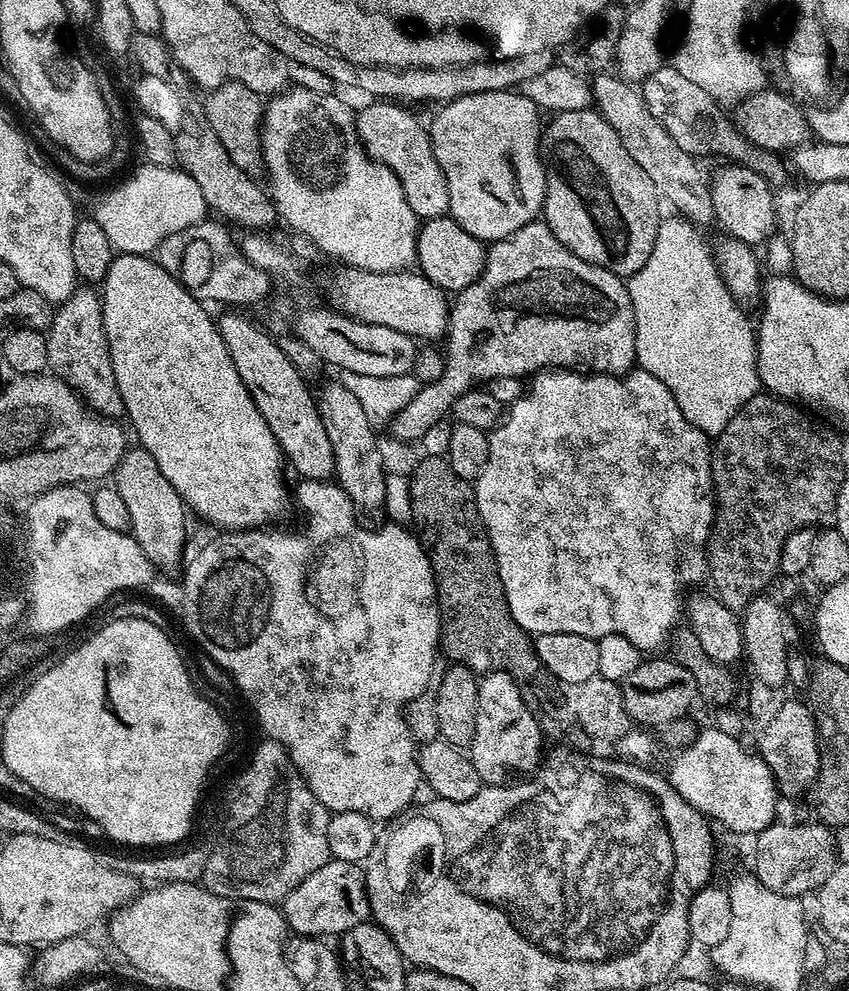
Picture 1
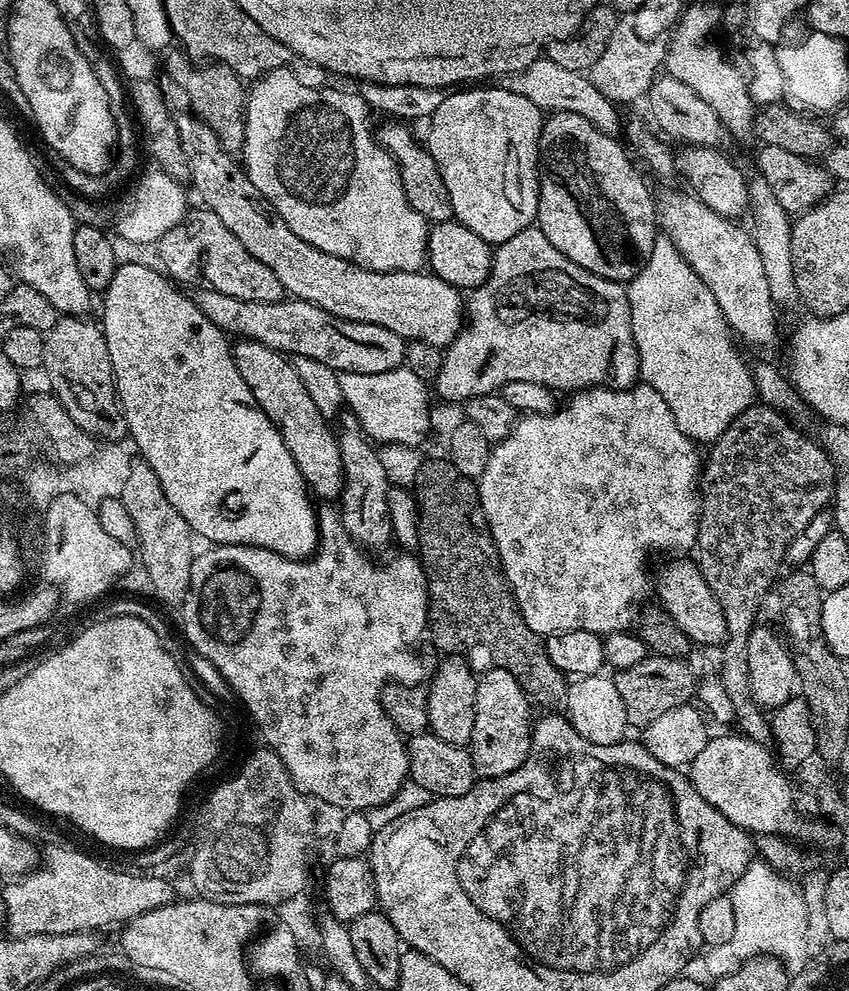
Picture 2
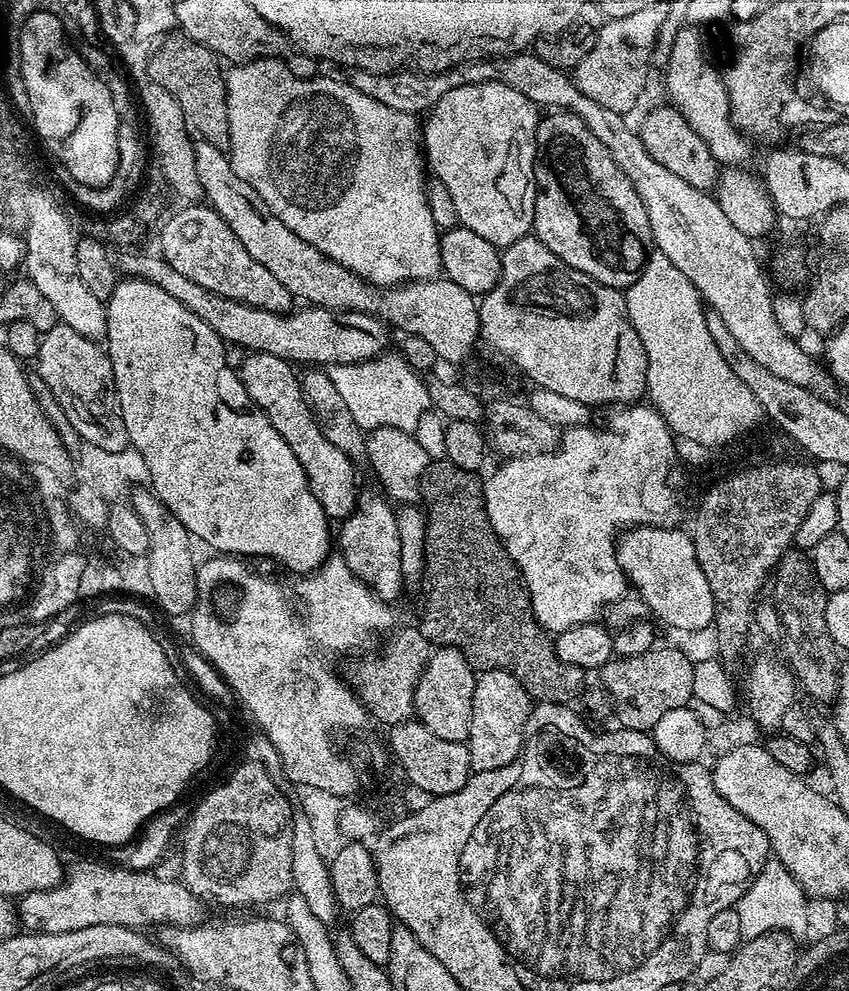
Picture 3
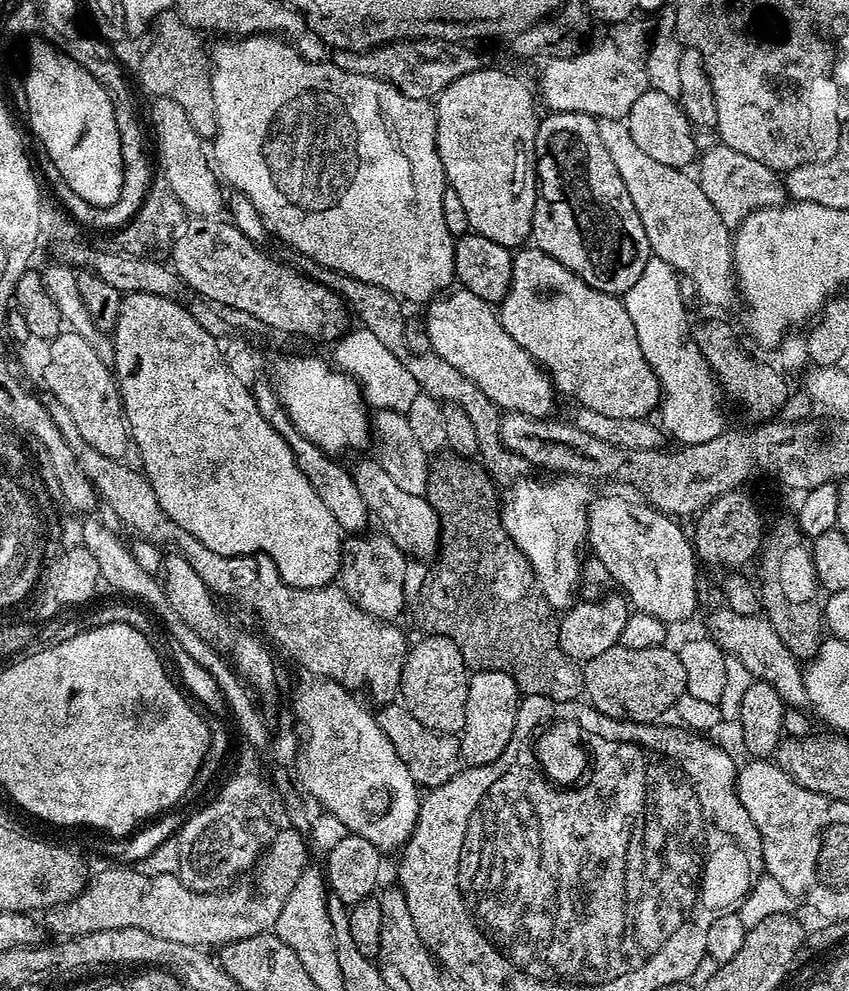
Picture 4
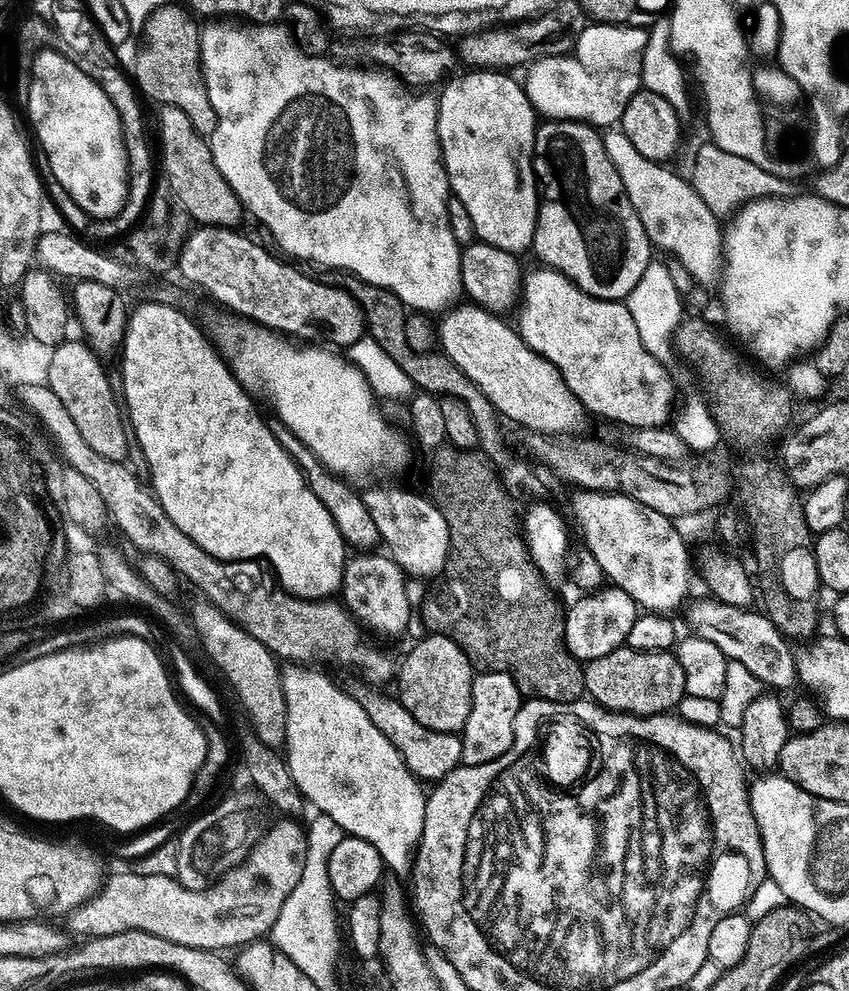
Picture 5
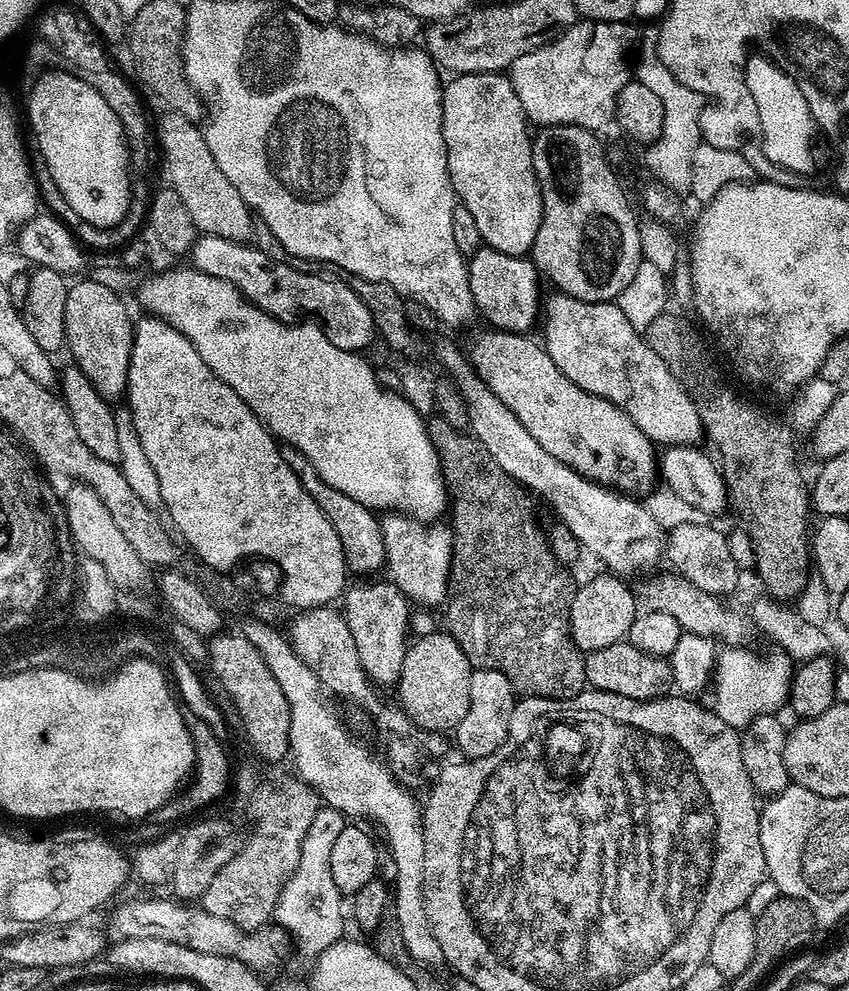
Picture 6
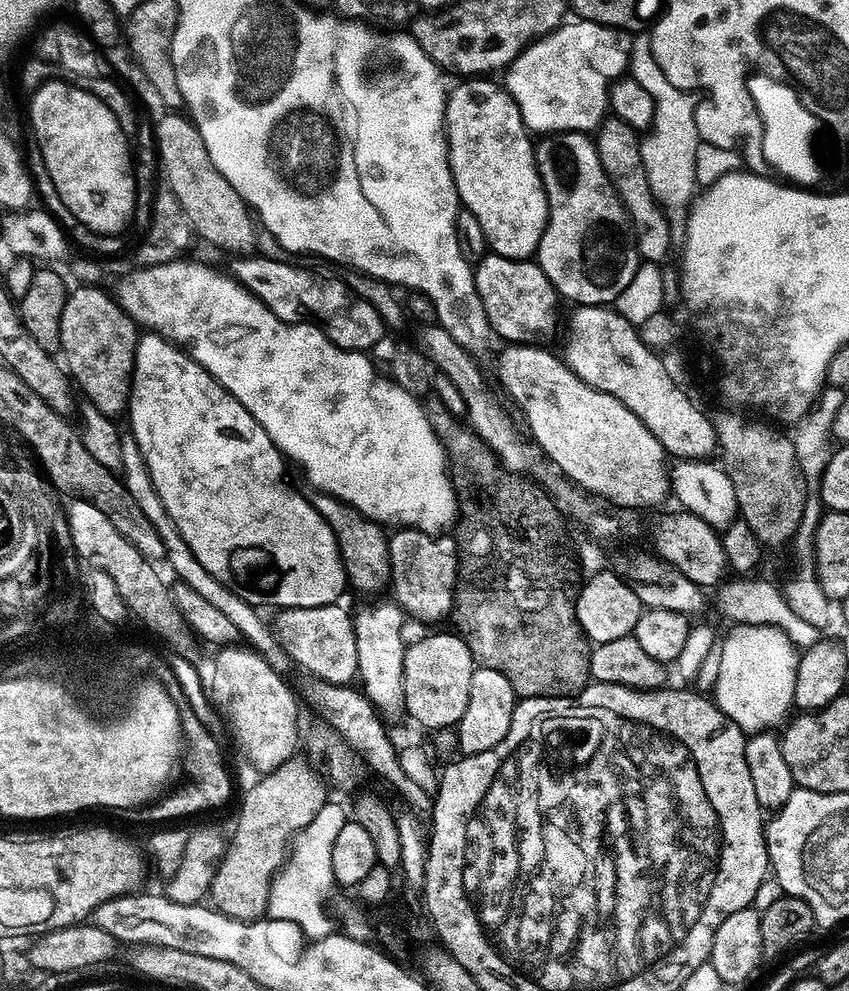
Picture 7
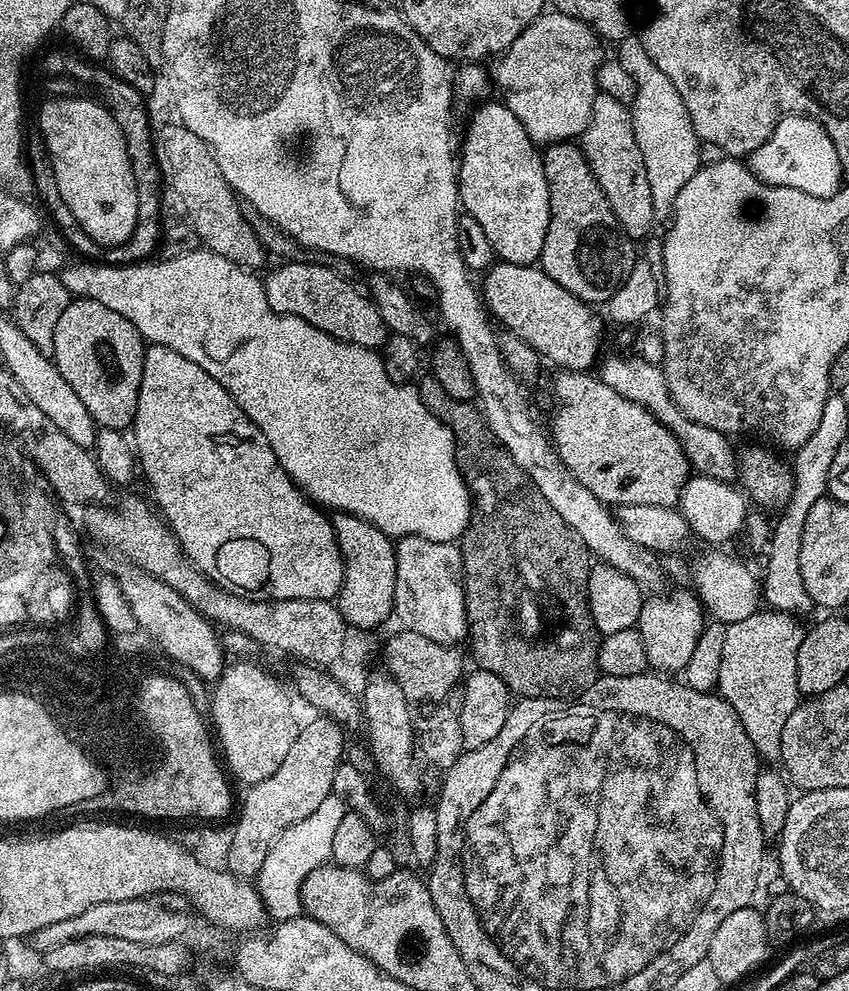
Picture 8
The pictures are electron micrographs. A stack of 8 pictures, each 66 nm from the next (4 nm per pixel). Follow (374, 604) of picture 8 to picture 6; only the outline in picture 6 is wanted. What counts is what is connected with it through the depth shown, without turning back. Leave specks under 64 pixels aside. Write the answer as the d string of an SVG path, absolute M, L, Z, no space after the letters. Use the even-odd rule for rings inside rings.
M285 447L283 449L284 461L294 470L294 474L299 476L306 494L318 502L318 510L326 514L330 526L334 526L334 534L338 534L338 542L342 542L342 554L348 567L349 573L358 575L360 578L368 578L385 567L386 564L386 542L382 538L380 529L380 516L375 511L362 502L354 502L347 494L342 494L342 490L334 490L334 486L326 486L322 478L310 466L310 462L302 455L297 448Z

